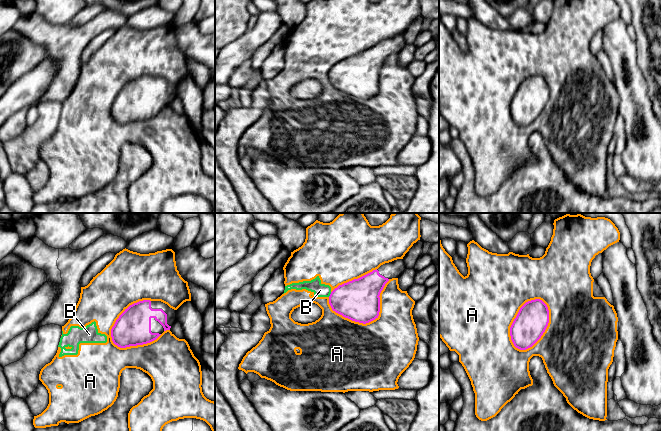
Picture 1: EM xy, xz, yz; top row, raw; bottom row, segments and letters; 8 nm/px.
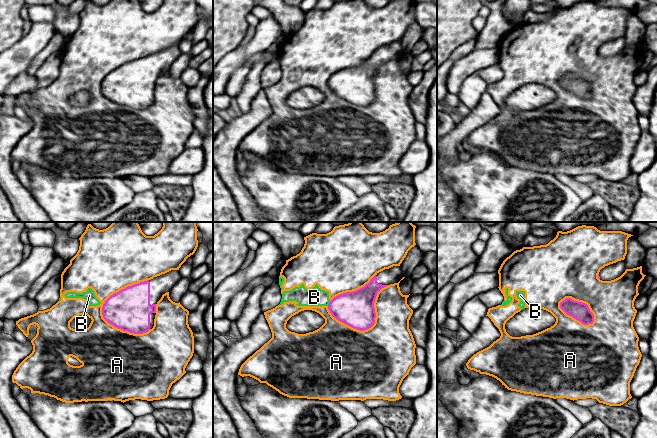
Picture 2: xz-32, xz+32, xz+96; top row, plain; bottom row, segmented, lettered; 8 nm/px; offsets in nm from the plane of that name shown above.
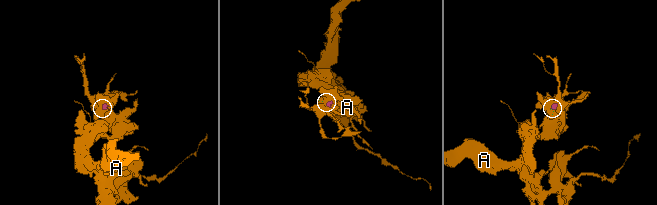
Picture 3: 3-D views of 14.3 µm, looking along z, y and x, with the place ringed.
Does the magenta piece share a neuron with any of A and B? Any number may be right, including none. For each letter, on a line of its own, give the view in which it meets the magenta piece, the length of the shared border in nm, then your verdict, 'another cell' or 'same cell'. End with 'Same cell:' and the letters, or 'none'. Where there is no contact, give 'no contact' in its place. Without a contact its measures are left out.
A: yz | 460 nm | another cell
B: xz | 50 nm | another cell
Same cell: none

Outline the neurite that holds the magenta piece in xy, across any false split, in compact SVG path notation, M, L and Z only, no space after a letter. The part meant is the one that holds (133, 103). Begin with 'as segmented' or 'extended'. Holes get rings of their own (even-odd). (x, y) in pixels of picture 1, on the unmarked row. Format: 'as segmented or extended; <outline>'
extended; M143 76L130 81L111 105L112 117L120 124L156 116L176 97L176 86L161 77Z

